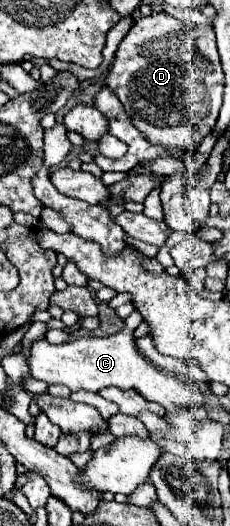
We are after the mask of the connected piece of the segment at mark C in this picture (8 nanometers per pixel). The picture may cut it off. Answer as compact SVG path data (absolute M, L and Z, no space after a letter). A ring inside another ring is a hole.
M131 313L125 319L125 329L111 337L83 337L75 341L67 341L61 345L51 345L49 341L35 341L29 355L29 369L31 377L45 381L47 385L65 385L71 391L91 391L97 393L105 387L119 387L119 389L137 389L147 401L155 401L165 407L171 415L179 413L181 409L203 409L207 407L205 393L199 391L195 383L187 385L181 379L159 371L151 361L147 361L135 347L133 331L141 323L139 313Z

